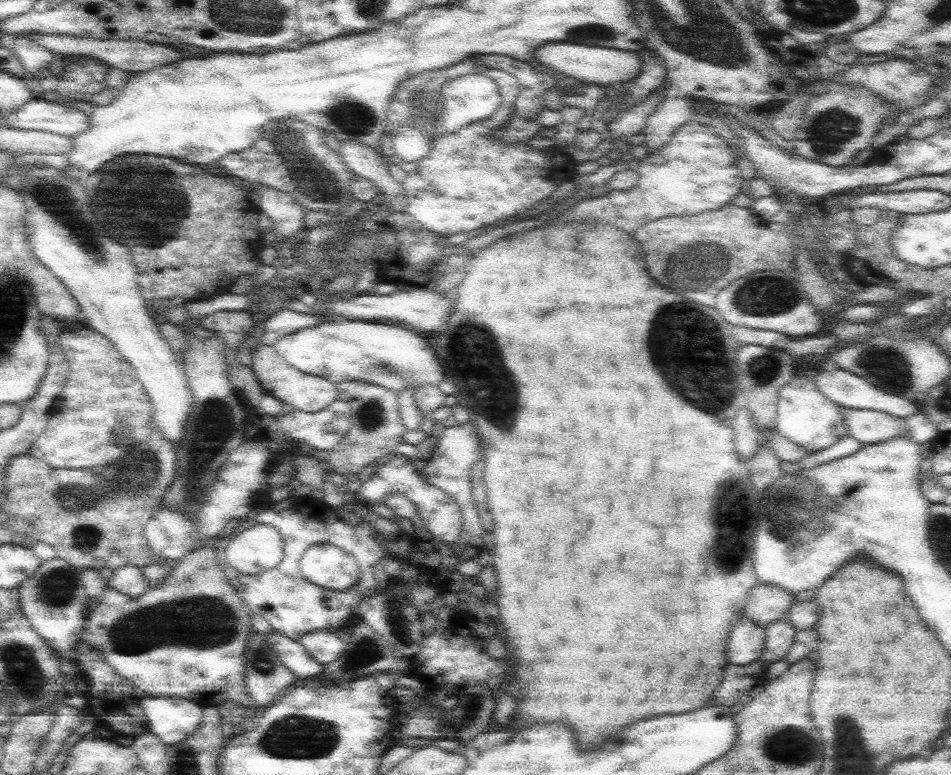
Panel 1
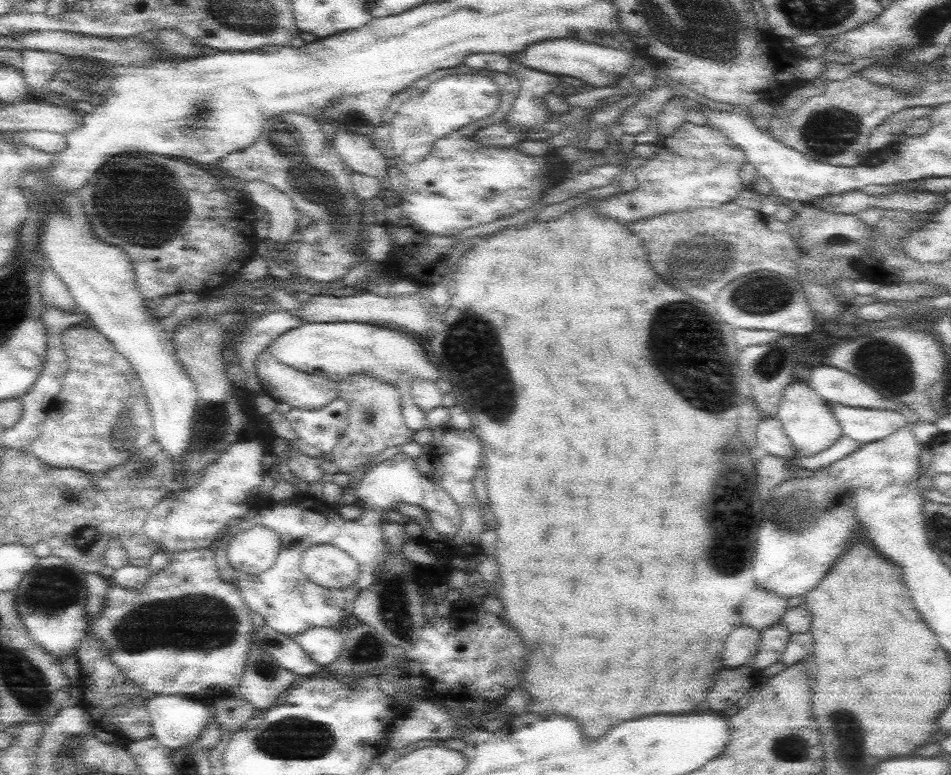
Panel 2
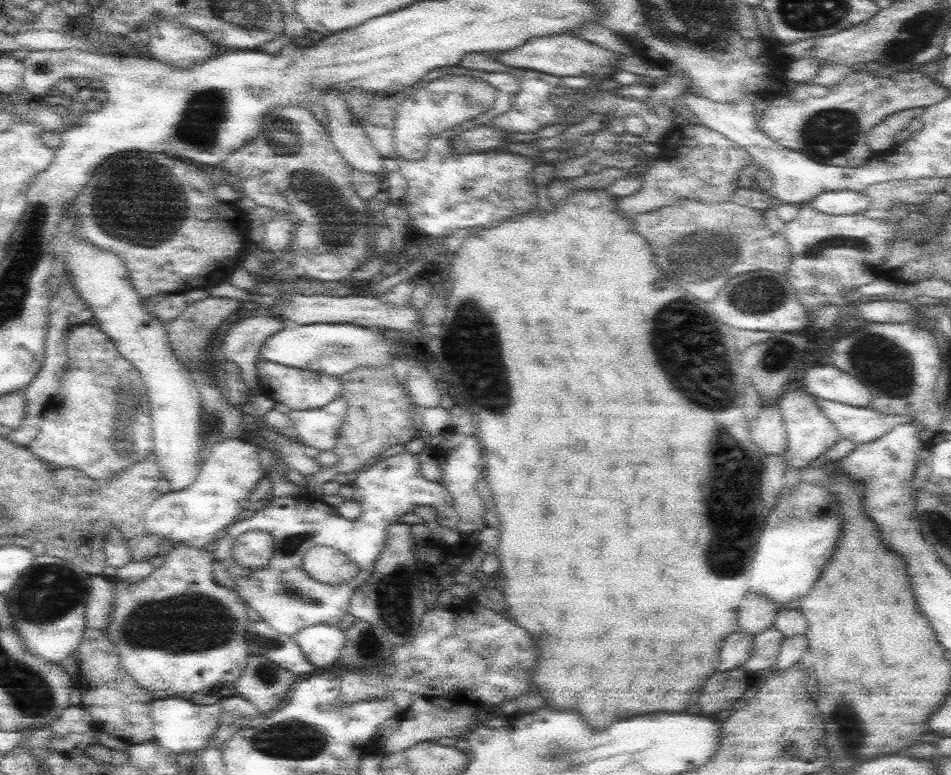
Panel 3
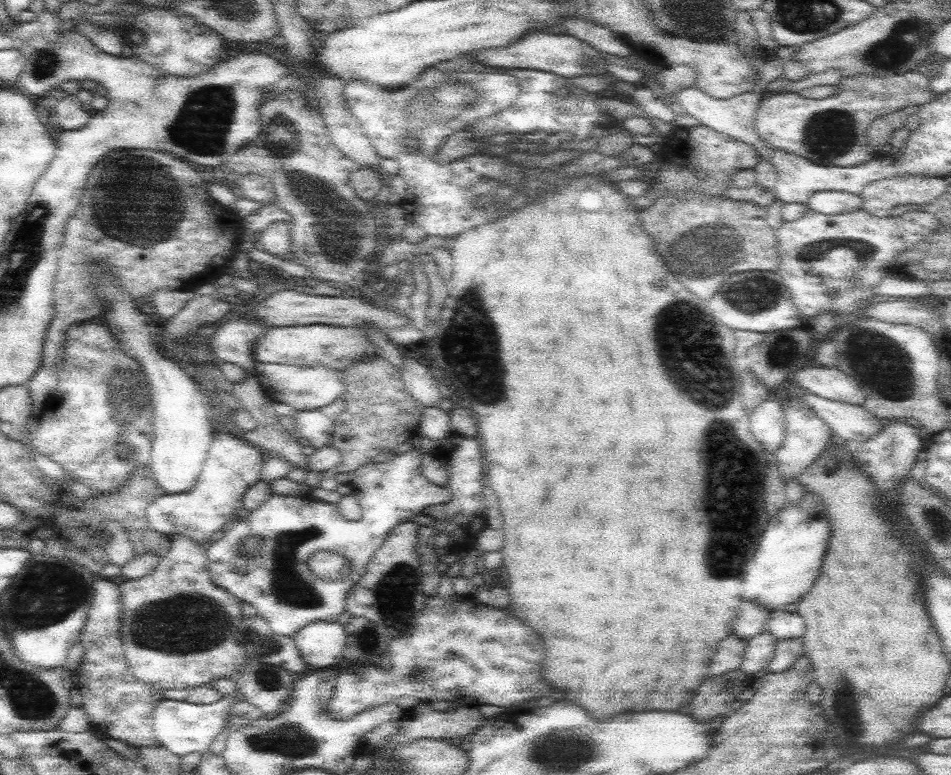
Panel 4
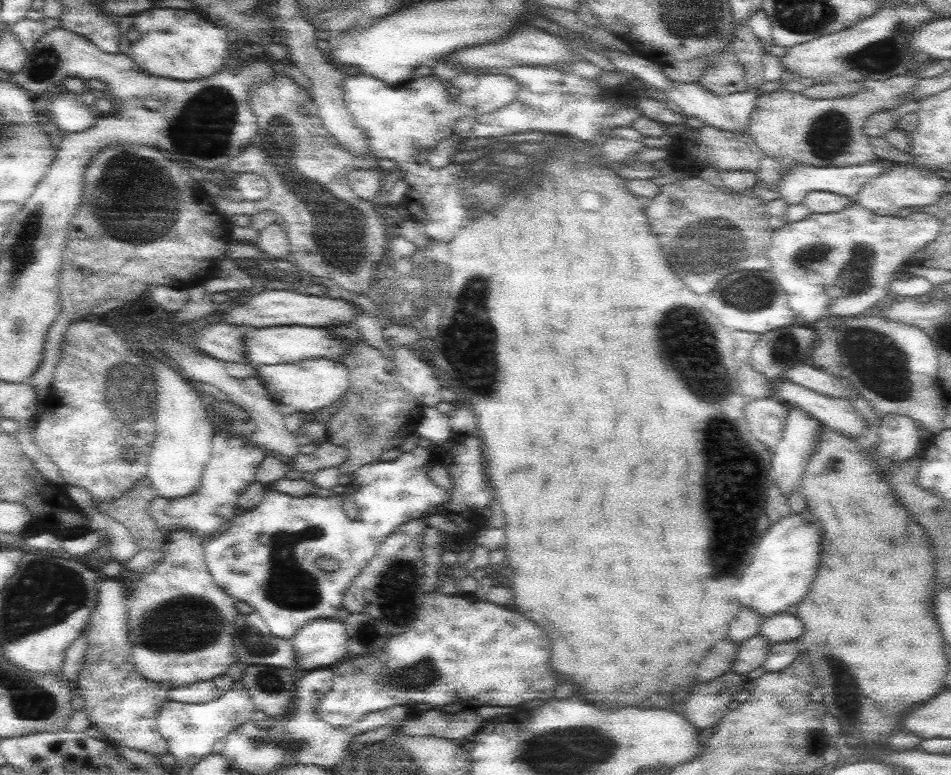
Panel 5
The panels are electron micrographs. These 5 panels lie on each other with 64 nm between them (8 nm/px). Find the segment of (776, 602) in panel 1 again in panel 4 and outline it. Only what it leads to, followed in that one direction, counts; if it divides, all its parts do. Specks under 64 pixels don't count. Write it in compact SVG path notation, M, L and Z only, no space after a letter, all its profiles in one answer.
M741 600L737 619L734 621L733 633L742 636L744 640L748 640L766 631L766 623L770 619L770 613L772 610L768 610L766 606L758 604L758 602Z

